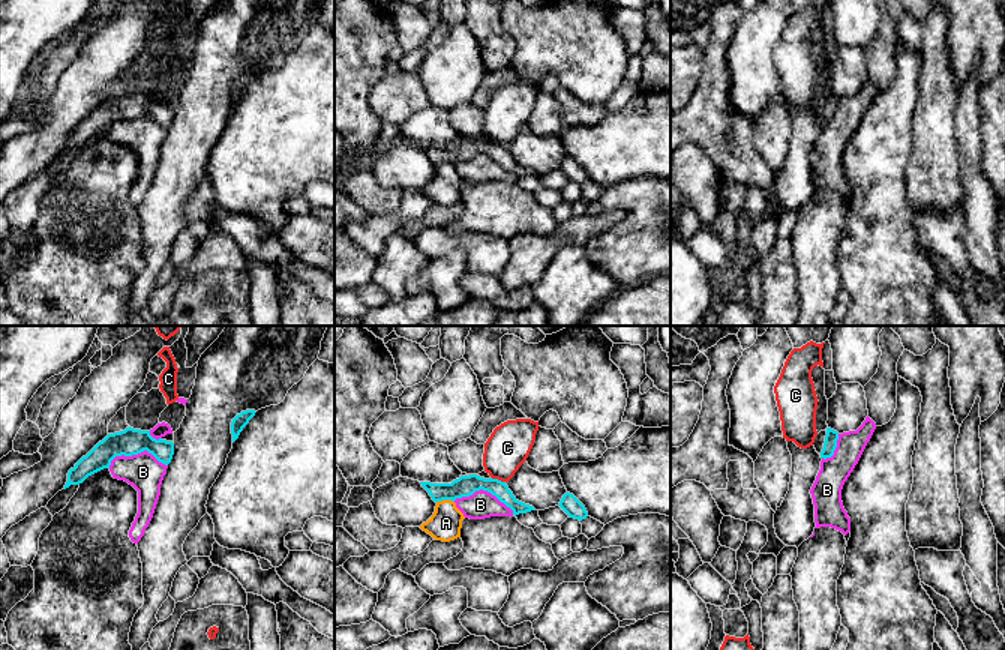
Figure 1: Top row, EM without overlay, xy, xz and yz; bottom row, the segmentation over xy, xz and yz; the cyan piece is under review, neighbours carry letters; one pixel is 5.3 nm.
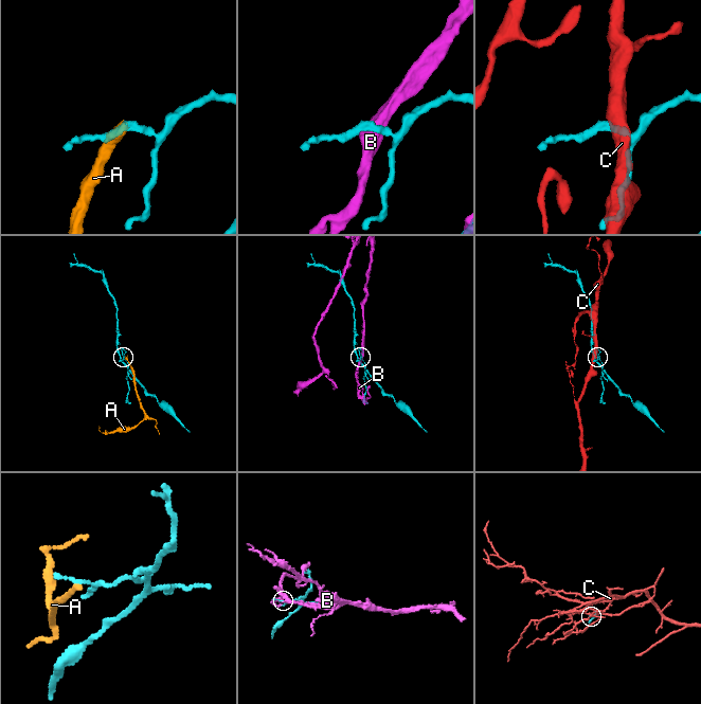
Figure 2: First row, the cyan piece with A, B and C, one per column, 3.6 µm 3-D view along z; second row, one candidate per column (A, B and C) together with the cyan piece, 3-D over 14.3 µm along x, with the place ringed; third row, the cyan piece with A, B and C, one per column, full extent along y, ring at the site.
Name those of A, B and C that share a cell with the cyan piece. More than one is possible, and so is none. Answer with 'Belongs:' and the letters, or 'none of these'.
Belongs: none of these

